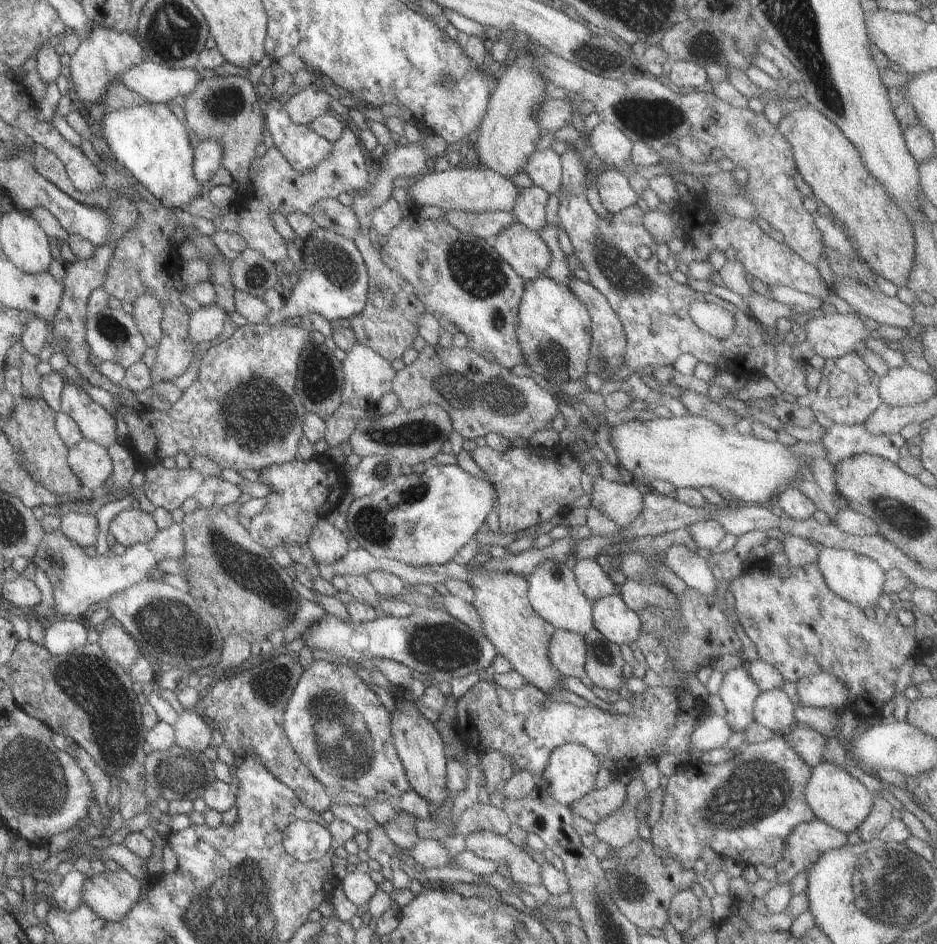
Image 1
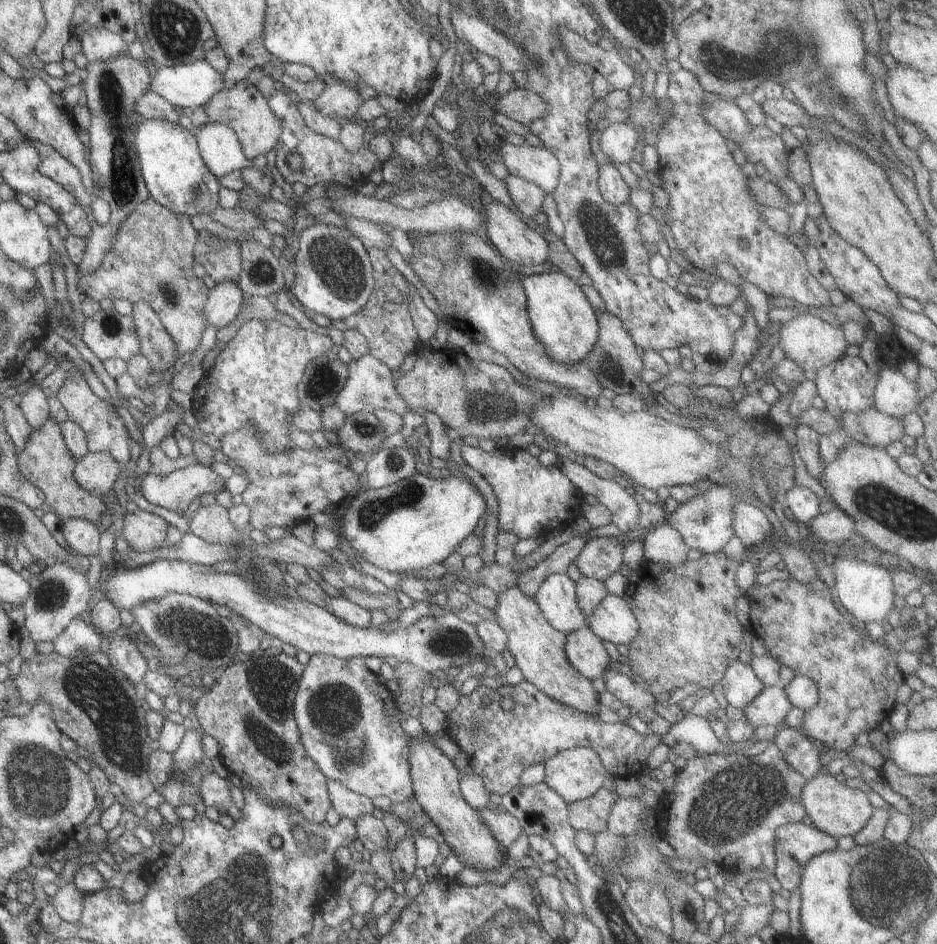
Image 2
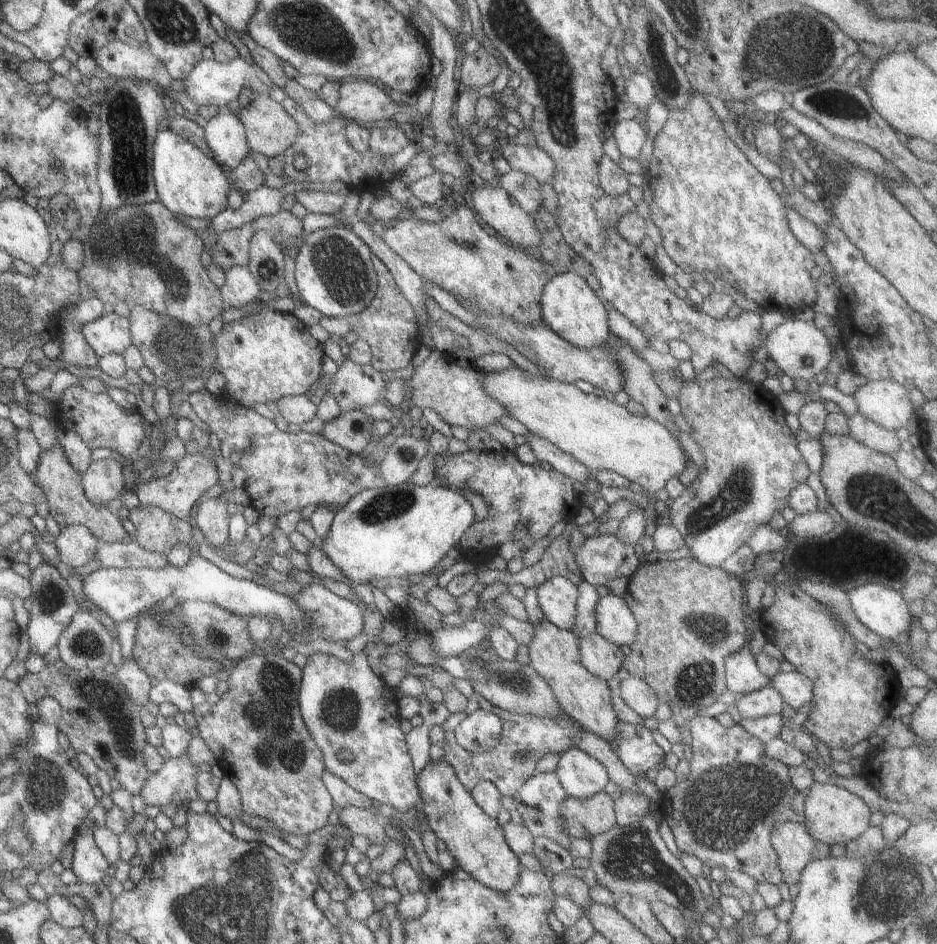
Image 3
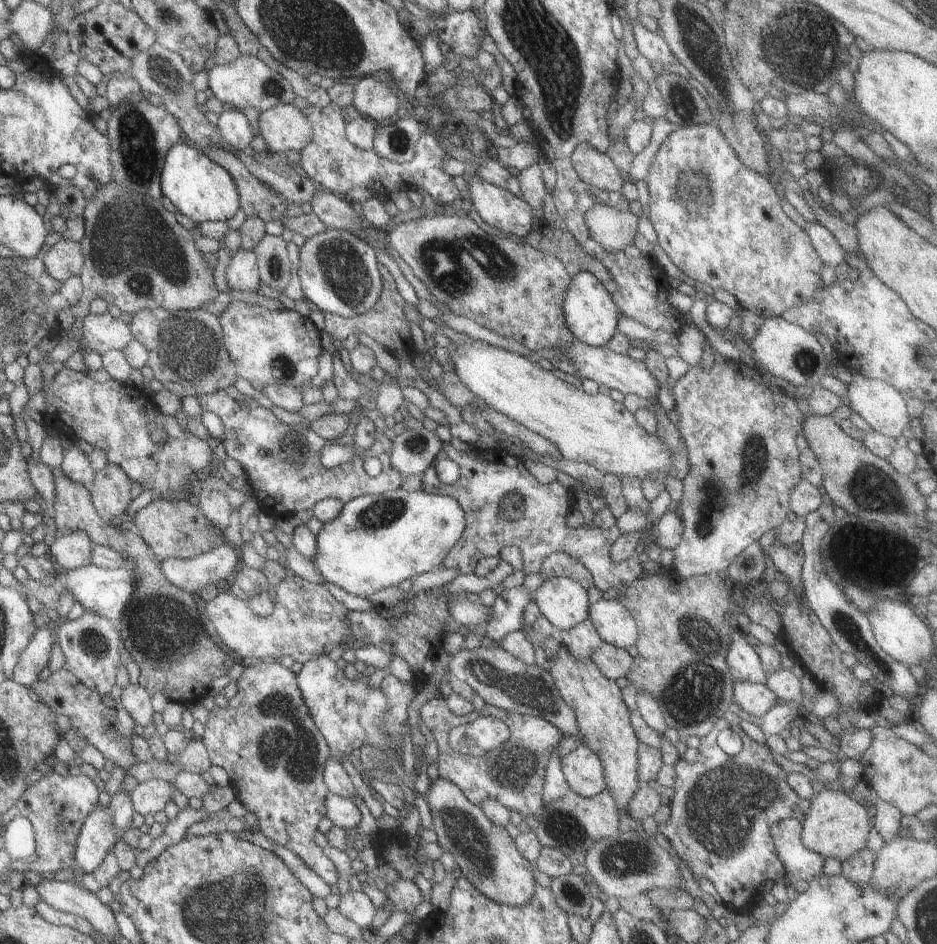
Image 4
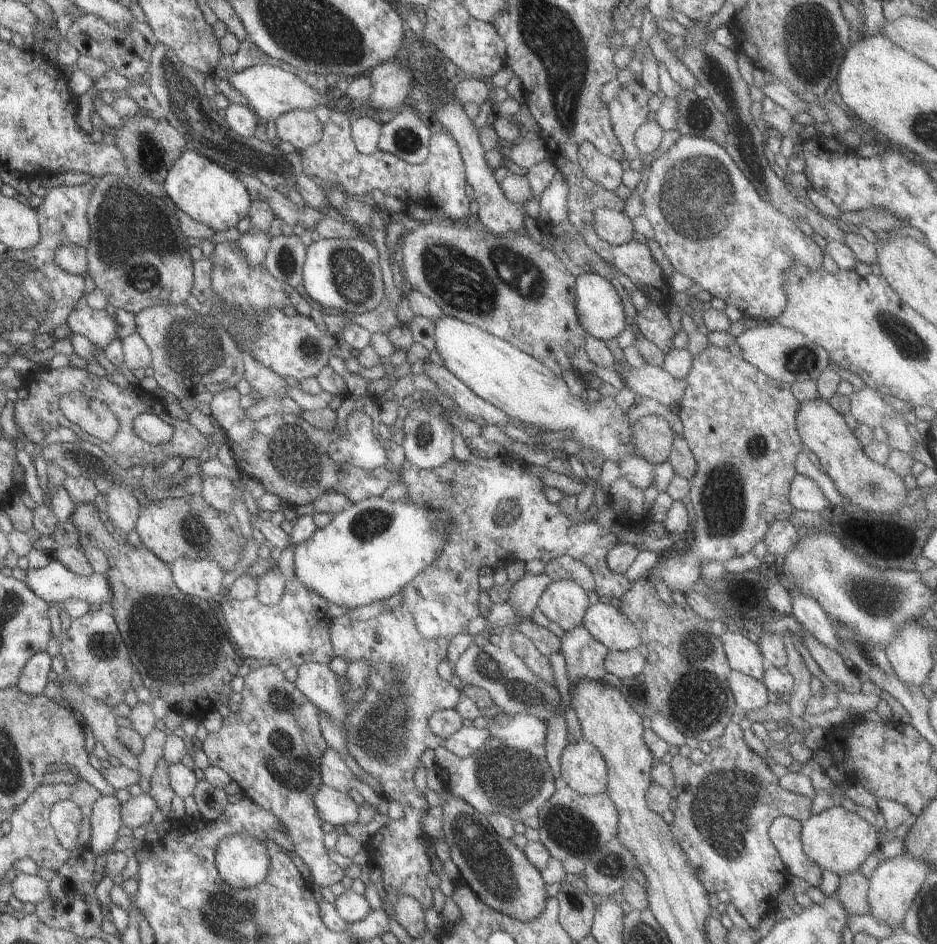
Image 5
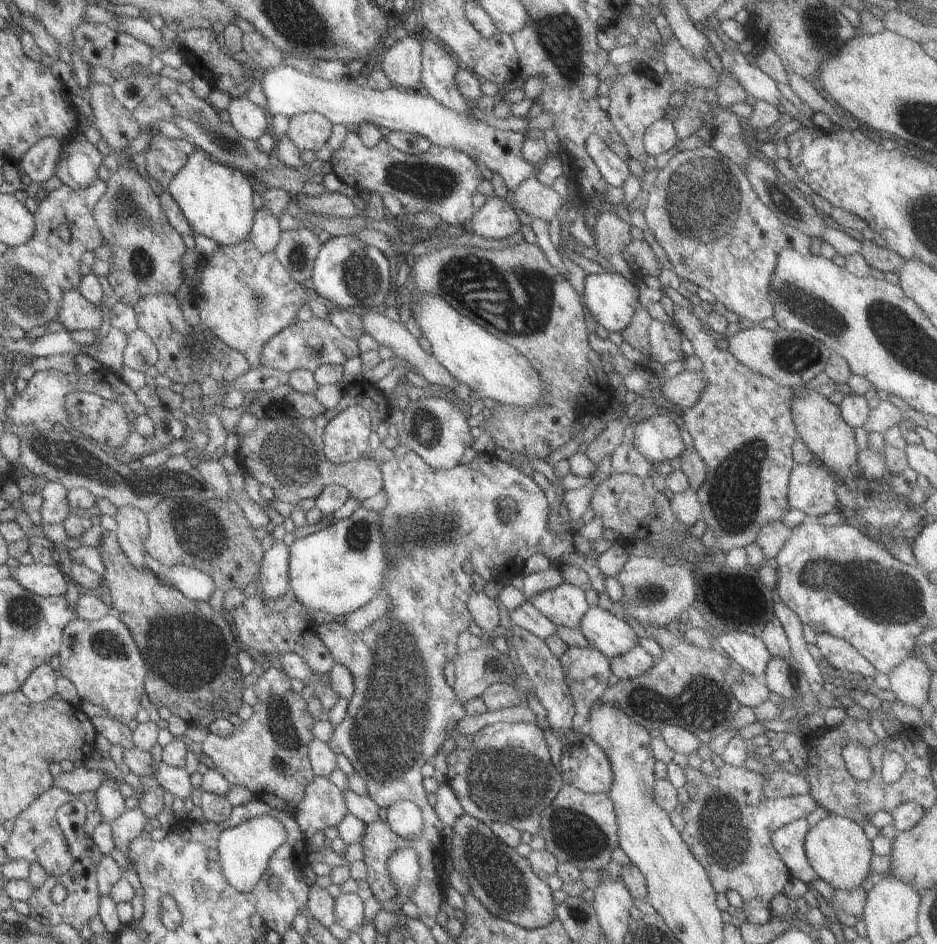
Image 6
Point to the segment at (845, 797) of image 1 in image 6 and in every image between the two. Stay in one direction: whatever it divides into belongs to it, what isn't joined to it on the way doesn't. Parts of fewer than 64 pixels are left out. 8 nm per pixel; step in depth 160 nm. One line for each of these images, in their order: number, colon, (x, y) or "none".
2: (832, 807)
3: (832, 815)
4: (835, 826)
5: (836, 840)
6: (836, 848)

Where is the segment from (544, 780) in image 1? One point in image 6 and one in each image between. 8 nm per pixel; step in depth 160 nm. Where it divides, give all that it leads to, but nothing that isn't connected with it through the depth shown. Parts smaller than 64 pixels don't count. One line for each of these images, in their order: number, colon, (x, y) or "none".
2: (573, 774)
3: (580, 775)
4: (582, 772)
5: (582, 768)
6: (583, 765)

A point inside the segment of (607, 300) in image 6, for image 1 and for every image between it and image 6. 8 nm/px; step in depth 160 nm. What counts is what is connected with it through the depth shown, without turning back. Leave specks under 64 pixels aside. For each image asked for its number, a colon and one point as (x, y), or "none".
1: (552, 330)
2: (562, 319)
3: (568, 307)
4: (589, 314)
5: (597, 305)

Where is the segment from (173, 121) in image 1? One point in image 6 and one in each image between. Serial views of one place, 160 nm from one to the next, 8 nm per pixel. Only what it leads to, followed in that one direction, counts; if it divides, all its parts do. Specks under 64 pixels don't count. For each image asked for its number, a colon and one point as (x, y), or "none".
2: (169, 165)
3: (187, 182)
4: (200, 190)
5: (202, 189)
6: (215, 200)

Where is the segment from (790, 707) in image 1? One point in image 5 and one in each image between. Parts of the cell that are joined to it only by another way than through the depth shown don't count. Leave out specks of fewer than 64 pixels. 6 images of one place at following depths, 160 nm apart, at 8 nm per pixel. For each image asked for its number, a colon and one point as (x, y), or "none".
2: (769, 707)
3: (766, 701)
4: (755, 699)
5: (749, 693)

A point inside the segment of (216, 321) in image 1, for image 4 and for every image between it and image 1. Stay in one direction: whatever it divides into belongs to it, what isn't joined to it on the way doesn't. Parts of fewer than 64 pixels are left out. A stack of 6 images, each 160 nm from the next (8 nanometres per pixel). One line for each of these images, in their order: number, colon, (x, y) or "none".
2: (223, 302)
3: (239, 288)
4: (241, 274)

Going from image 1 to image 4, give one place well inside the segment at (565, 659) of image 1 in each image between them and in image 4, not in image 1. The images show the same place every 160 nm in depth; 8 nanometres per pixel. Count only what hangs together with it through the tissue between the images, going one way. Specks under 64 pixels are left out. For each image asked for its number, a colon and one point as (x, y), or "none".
2: (583, 650)
3: (600, 658)
4: (613, 663)

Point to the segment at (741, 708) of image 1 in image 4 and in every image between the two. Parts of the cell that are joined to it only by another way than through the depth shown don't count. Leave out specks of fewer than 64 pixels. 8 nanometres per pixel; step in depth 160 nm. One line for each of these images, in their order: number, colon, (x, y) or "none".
2: (739, 686)
3: (741, 676)
4: (742, 663)

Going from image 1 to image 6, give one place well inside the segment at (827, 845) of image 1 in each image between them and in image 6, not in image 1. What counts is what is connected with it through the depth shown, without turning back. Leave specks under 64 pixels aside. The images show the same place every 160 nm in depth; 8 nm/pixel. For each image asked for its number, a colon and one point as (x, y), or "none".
2: (795, 844)
3: (794, 847)
4: (799, 863)
5: (784, 832)
6: (787, 840)

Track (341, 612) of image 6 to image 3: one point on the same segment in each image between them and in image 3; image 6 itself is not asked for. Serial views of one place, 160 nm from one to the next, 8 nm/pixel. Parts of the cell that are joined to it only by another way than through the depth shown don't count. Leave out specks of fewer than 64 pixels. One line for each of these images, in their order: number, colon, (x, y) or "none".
3: (399, 530)
4: (378, 540)
5: (369, 550)

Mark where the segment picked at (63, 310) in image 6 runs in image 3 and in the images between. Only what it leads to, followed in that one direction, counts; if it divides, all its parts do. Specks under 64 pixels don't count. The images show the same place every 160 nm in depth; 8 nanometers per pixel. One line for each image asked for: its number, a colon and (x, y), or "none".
3: (109, 334)
4: (100, 333)
5: (97, 326)

